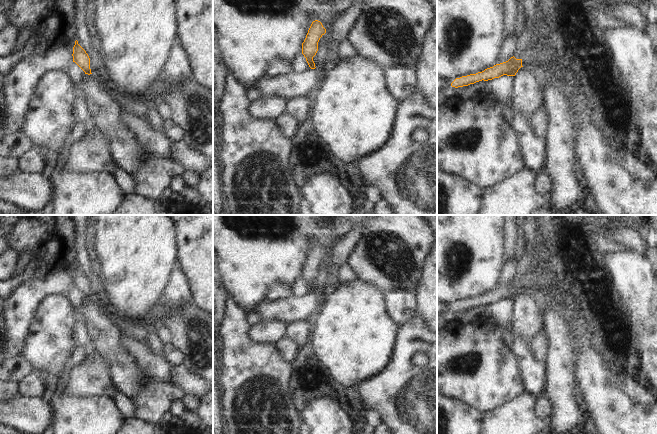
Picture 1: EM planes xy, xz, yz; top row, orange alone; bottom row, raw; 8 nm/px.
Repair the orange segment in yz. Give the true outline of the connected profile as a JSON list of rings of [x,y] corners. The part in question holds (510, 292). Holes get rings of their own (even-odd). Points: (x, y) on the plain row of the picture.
[[[513,280],[508,285],[496,288],[493,291],[487,292],[482,296],[456,302],[451,307],[451,310],[458,312],[463,310],[468,310],[470,308],[474,308],[482,304],[488,305],[494,302],[499,302],[503,299],[515,300],[521,291],[523,291],[522,283],[516,283]]]

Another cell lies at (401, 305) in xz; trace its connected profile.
[[[390,290],[384,294],[385,307],[392,320],[399,326],[416,314],[416,292]]]

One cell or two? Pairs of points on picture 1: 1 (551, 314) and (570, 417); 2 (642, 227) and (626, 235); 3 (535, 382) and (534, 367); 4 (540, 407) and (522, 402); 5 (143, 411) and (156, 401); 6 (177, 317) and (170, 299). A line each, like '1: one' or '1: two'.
1: one
2: two
3: one
4: two
5: one
6: two

